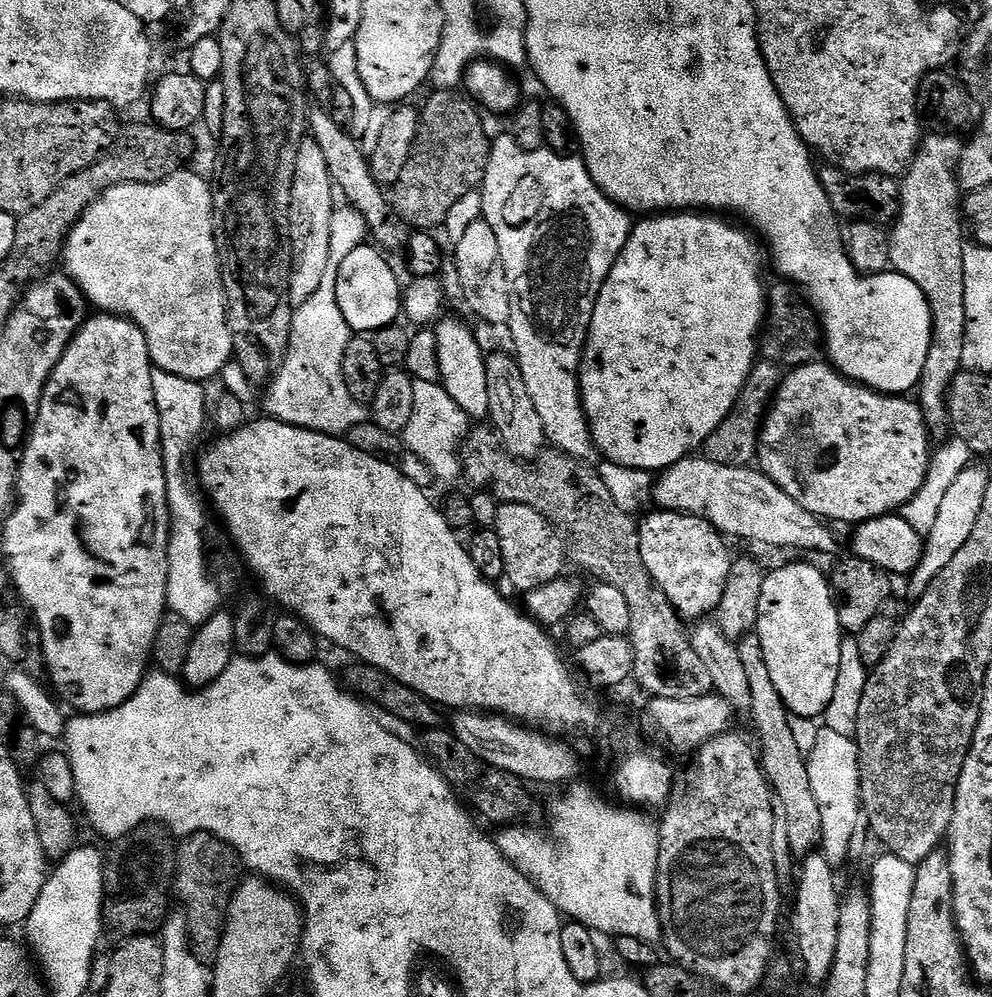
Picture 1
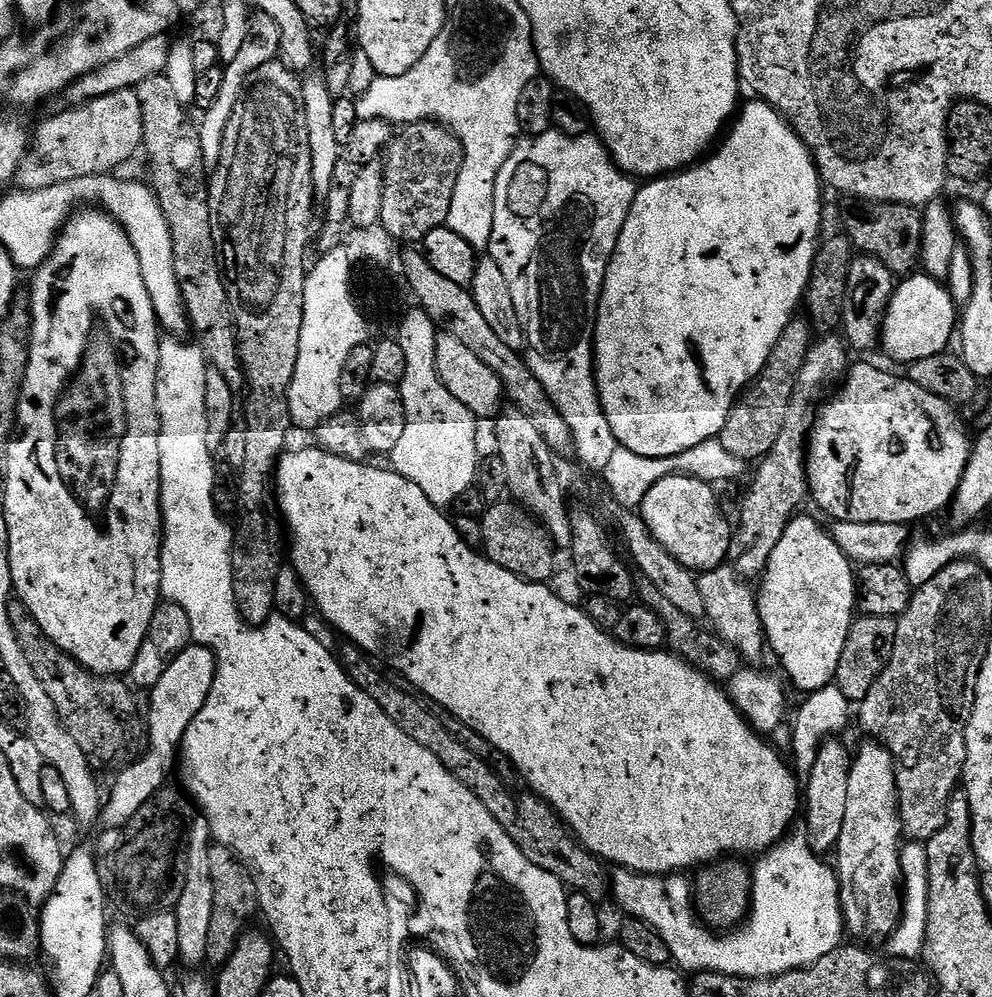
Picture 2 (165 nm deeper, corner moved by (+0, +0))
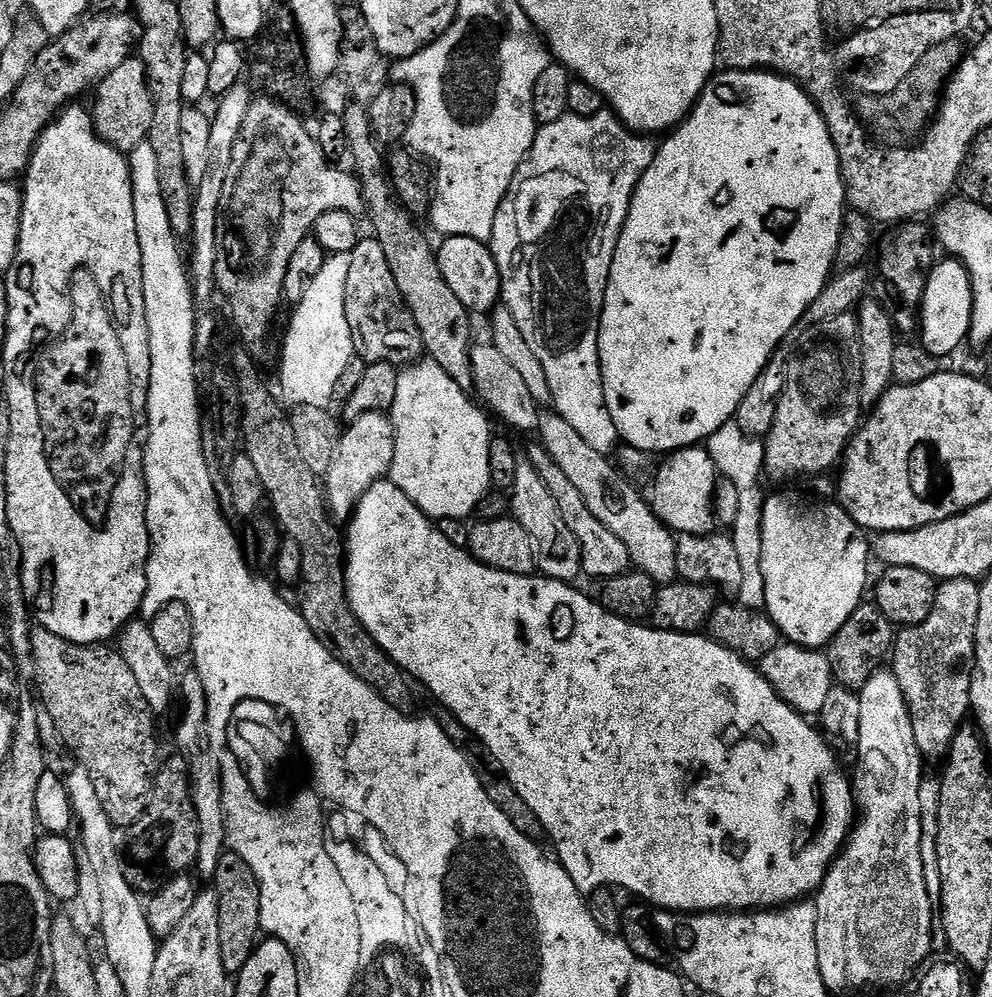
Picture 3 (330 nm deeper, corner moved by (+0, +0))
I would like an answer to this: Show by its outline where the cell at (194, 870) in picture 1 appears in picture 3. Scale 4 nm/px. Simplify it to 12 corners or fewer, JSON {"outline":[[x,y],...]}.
{"outline":[[225,850],[216,867],[222,966],[240,975],[262,936],[258,878]]}

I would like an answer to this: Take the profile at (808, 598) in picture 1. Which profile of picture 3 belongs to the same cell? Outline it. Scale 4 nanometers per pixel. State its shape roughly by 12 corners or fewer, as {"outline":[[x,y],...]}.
{"outline":[[765,495],[764,608],[823,649],[865,599],[870,540],[839,502]]}

